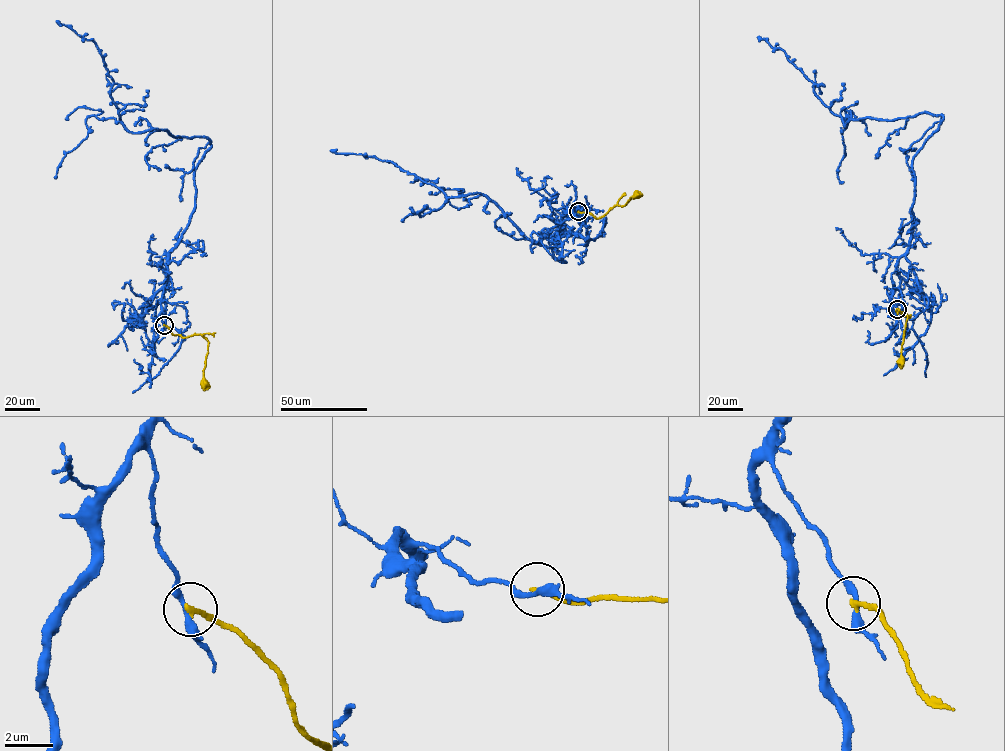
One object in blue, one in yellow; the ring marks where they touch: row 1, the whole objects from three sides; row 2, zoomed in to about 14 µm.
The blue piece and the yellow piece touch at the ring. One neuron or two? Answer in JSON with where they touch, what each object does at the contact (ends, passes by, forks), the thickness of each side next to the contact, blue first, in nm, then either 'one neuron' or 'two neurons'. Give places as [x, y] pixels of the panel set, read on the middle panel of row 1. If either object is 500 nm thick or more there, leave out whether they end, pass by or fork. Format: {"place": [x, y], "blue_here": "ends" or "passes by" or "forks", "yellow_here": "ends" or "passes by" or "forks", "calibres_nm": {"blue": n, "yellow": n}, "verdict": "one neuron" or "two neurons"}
{"place": [578, 211], "blue_here": "passes by", "yellow_here": "ends", "calibres_nm": {"blue": 280, "yellow": 200}, "verdict": "two neurons"}

